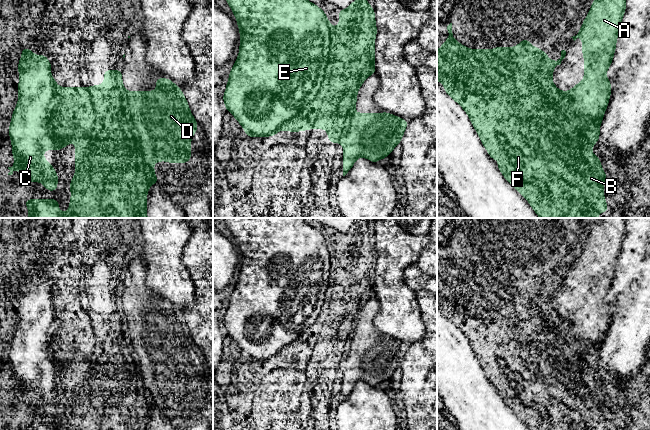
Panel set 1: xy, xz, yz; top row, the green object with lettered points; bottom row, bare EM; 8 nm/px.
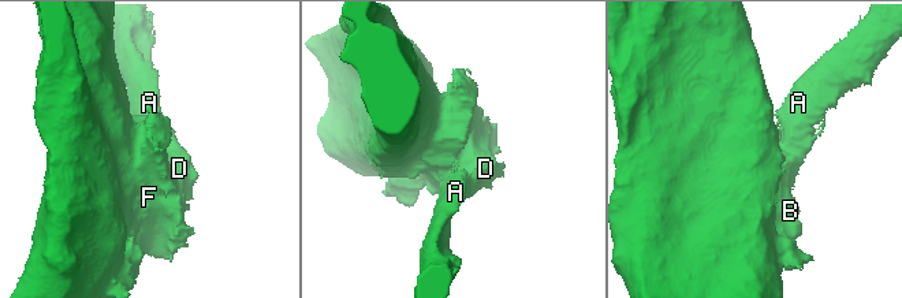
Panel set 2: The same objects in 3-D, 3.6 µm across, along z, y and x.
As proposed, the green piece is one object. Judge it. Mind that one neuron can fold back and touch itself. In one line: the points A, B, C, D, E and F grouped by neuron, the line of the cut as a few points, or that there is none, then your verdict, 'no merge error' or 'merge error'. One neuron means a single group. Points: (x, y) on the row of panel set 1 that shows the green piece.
groups A / B C D E F; cut yz (561, 91), (571, 94), (581, 102), (590, 102), (605, 109); merge error

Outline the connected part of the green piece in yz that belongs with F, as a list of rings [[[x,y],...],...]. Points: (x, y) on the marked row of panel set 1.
[[[452,23],[447,26],[448,40],[442,43],[437,50],[437,80],[444,85],[445,92],[456,101],[467,113],[475,128],[483,146],[488,150],[491,159],[498,160],[498,169],[504,178],[529,202],[532,209],[540,218],[598,218],[601,212],[609,211],[604,198],[604,182],[607,179],[606,172],[602,170],[600,158],[592,154],[594,143],[598,143],[600,136],[600,124],[602,123],[606,109],[594,106],[591,103],[581,103],[571,94],[564,94],[553,83],[552,74],[555,61],[551,61],[548,55],[539,47],[534,48],[530,41],[524,38],[515,47],[501,47],[495,49],[468,49],[461,45],[452,33]]]

